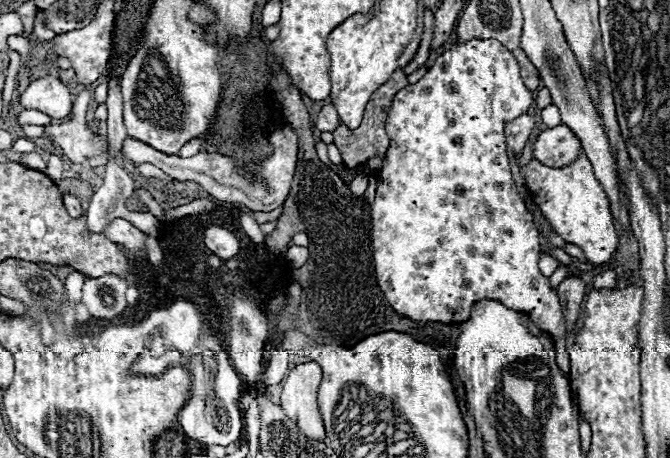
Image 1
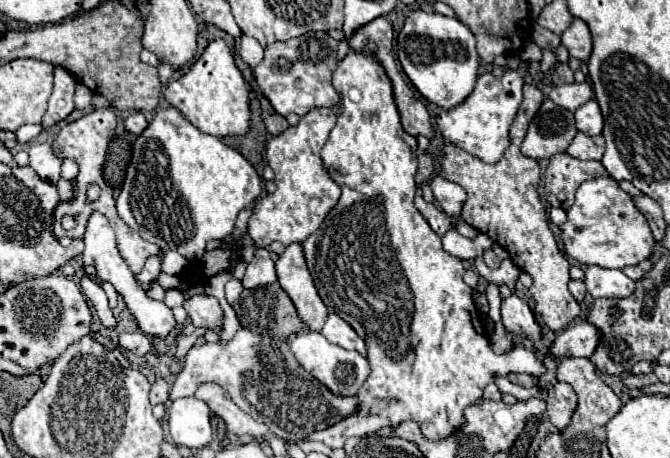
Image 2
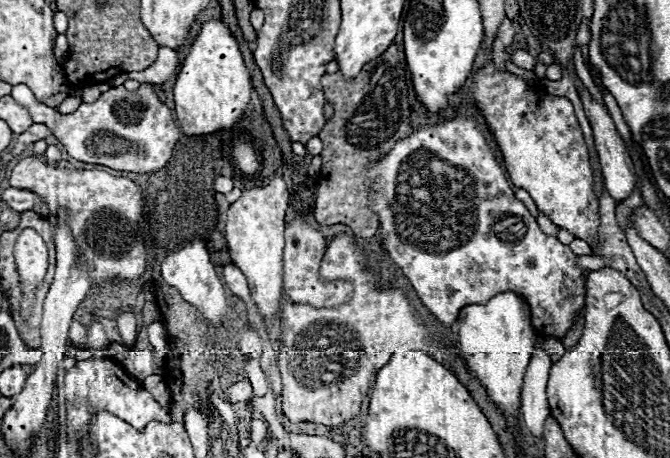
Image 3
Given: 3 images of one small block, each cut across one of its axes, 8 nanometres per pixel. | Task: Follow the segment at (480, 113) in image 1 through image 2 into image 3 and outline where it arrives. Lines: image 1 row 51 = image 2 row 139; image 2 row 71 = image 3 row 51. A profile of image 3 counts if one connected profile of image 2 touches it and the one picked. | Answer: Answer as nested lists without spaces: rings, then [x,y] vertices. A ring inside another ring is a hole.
[[[506,48],[506,52],[512,54],[510,60],[512,60],[516,66],[526,66],[526,68],[530,68],[530,66],[536,64],[536,60],[534,60],[528,52],[524,52],[524,50],[512,50],[512,48]]]

